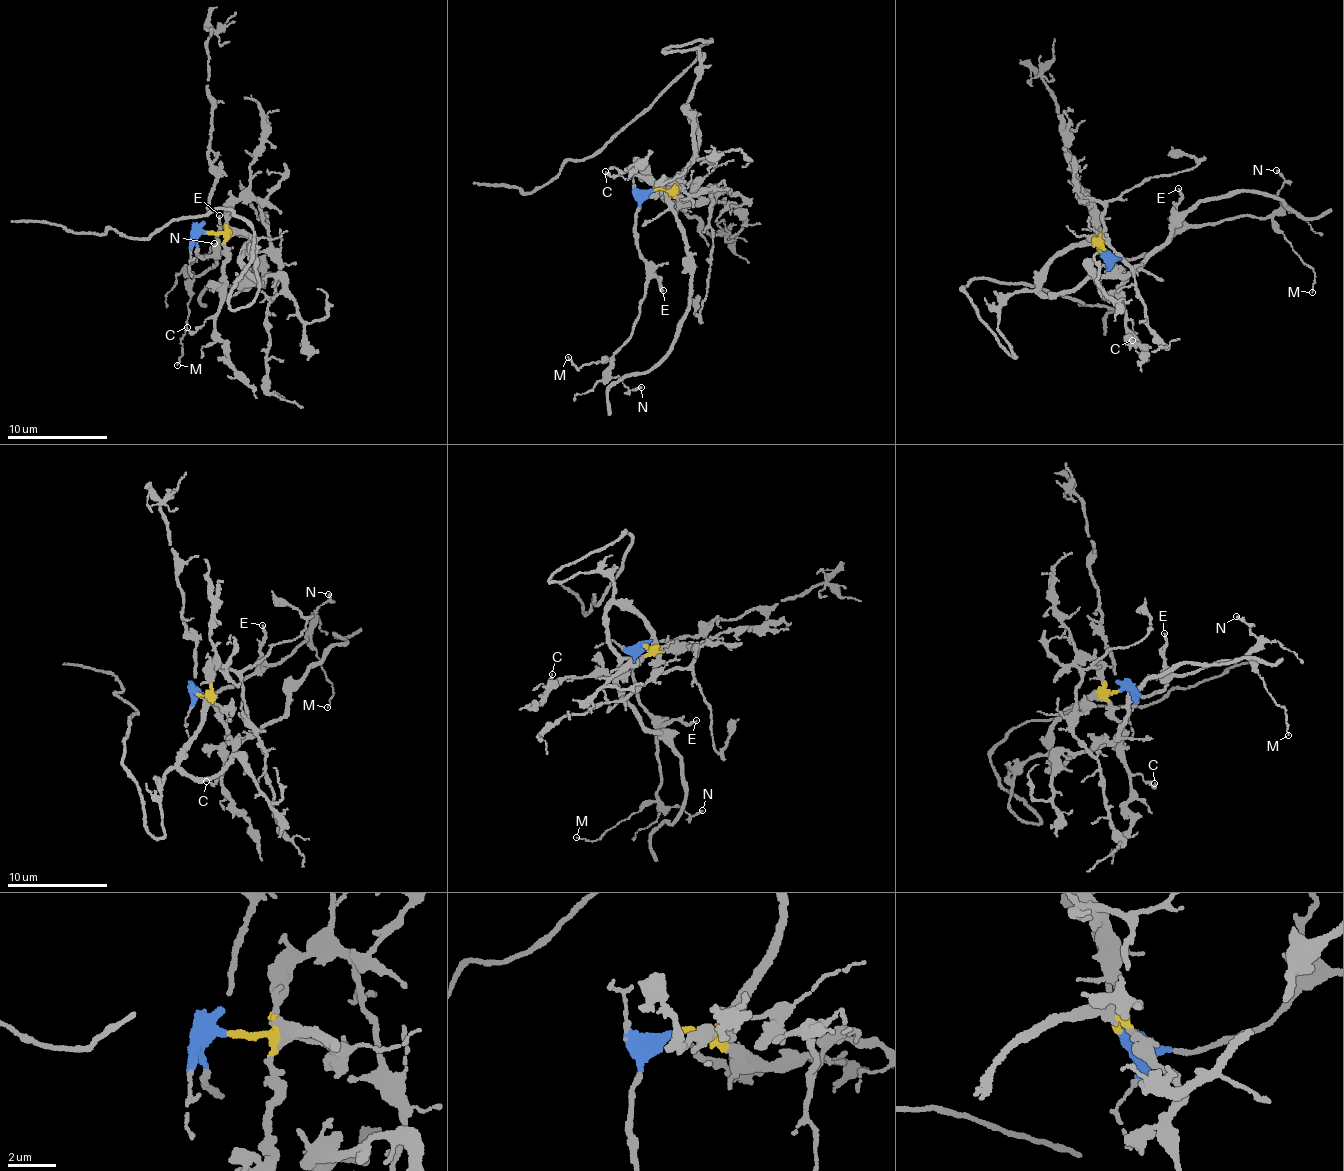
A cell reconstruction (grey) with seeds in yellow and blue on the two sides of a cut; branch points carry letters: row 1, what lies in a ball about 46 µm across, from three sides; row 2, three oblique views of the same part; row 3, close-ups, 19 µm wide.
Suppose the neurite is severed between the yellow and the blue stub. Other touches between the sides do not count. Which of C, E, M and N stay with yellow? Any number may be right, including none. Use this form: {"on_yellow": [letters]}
{"on_yellow": ["C"]}

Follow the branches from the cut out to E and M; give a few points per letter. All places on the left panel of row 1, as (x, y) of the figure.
E: (205, 233), (196, 241), (203, 260), (216, 251), (220, 214)
M: (205, 233), (196, 241), (199, 255), (203, 260), (215, 257), (218, 263), (194, 275), (188, 324), (176, 364)

